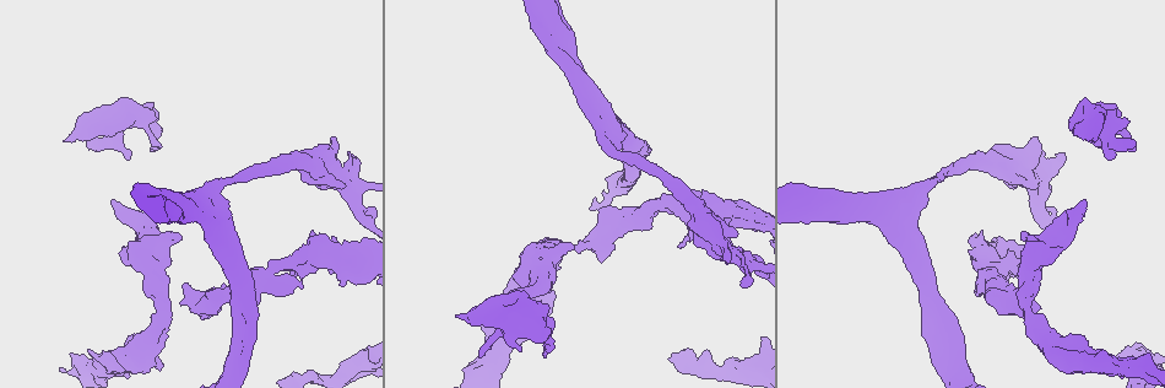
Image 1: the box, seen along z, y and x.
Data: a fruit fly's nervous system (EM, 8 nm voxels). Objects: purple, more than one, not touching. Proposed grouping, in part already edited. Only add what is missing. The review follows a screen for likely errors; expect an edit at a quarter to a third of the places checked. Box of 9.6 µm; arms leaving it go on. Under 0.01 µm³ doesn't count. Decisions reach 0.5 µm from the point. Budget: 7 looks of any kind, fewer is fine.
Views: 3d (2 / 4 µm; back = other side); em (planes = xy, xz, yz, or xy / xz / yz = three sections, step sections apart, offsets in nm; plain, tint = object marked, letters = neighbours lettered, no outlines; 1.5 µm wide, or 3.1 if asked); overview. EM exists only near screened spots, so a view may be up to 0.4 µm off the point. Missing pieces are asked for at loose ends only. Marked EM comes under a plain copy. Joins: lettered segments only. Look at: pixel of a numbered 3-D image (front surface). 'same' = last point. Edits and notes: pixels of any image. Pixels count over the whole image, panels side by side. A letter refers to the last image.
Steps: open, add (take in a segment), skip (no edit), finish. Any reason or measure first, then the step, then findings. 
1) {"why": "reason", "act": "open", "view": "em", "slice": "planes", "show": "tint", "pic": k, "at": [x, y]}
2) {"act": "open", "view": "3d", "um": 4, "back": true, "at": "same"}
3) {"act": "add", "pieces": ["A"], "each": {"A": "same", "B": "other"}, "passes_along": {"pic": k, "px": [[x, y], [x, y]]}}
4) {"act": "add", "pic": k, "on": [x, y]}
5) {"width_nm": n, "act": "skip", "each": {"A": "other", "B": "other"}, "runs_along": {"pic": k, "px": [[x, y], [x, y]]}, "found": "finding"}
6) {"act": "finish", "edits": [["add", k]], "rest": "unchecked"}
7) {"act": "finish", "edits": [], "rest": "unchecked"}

{"why": "branch stops here", "act": "open", "view": "em", "slice": "planes", "show": "tint", "pic": 1, "at": [661, 199]}

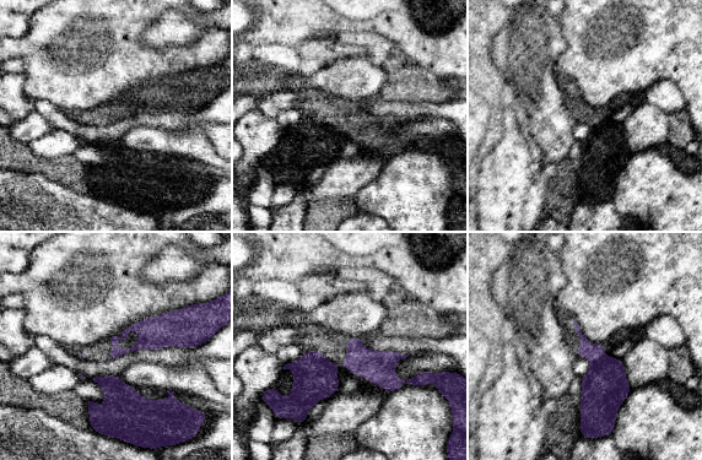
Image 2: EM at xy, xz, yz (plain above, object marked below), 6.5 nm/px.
{"act": "open", "view": "em", "slice": "planes", "show": "letters", "at": "same"}

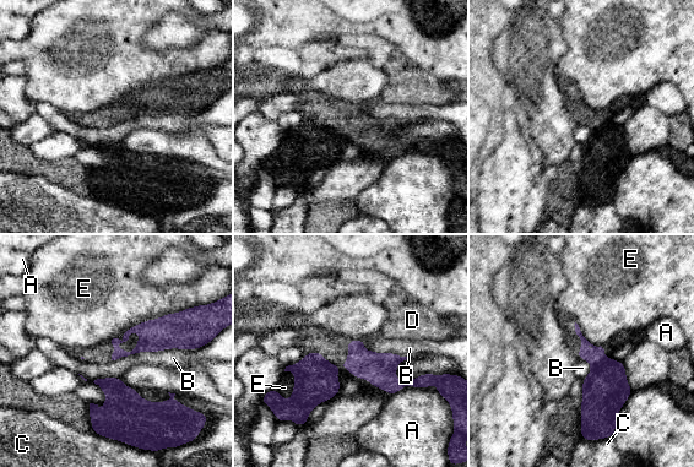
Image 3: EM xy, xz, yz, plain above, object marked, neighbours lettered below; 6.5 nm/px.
{"act": "skip", "each": {"A": "other", "B": "other", "C": "other", "D": "other", "E": "other"}, "found": "none of them fits"}

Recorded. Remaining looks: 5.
{"why": "an open end", "act": "open", "view": "3d", "um": 4, "pic": 1, "at": [1086, 202]}

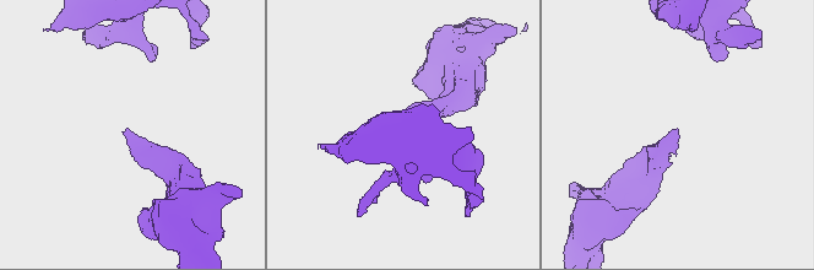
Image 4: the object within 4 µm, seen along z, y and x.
{"act": "open", "view": "em", "slice": "yz", "step": 4, "show": "letters", "pic": 4, "at": [125, 138]}

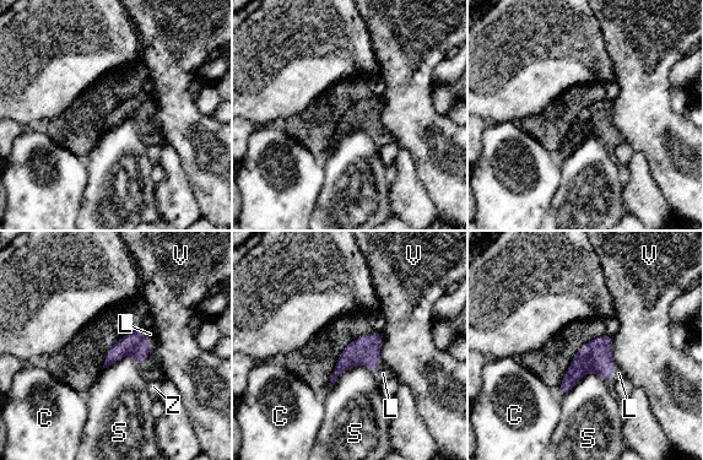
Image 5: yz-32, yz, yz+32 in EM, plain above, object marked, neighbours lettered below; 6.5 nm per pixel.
{"act": "add", "pieces": ["L"], "each": {"C": "other", "L": "same", "S": "other", "V": "other", "Z": "other"}, "found": "the neuron continues"}

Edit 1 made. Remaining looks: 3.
{"why": "an open end", "act": "open", "view": "3d", "um": 2, "pic": 1, "at": [725, 258]}

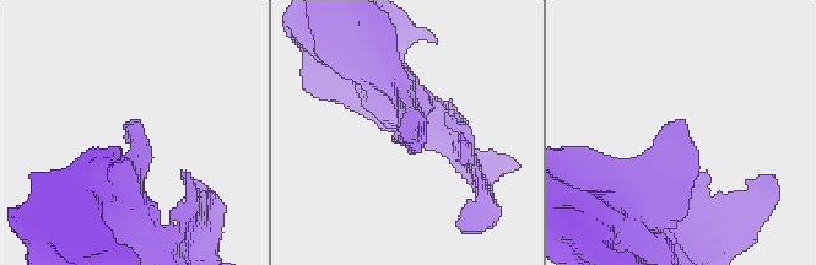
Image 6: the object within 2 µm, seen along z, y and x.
{"act": "open", "view": "em", "slice": "xy", "step": 8, "show": "tint", "pic": 6, "at": [680, 120]}

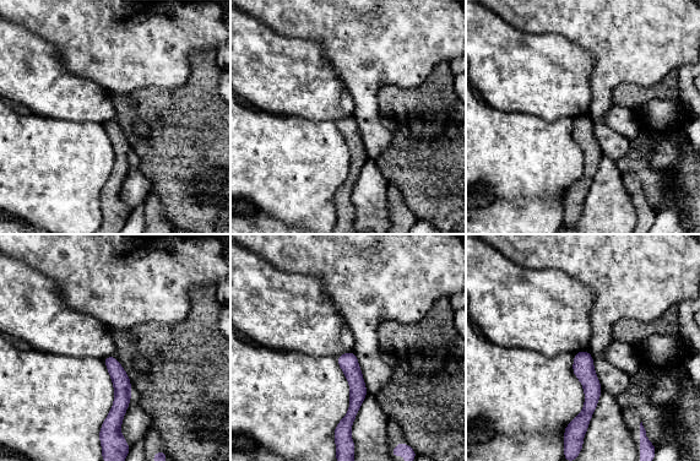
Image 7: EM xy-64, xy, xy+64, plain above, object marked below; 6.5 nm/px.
{"act": "open", "view": "em", "slice": "planes", "show": "letters", "at": "same"}

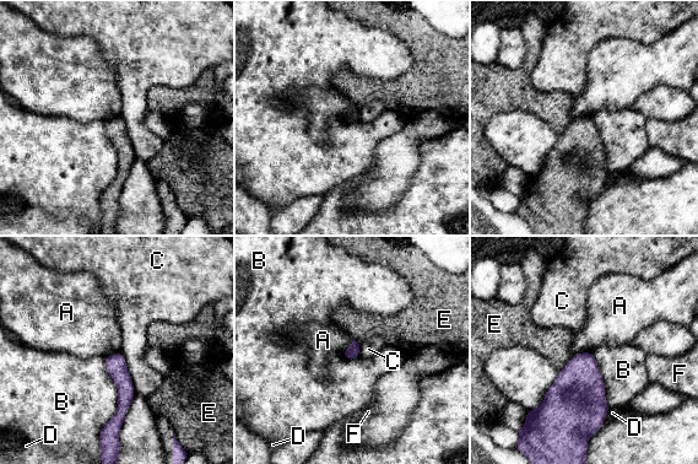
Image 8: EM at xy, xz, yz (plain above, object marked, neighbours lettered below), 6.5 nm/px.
{"act": "skip", "each": {"A": "other", "B": "other", "C": "other", "D": "other", "E": "other", "F": "other"}, "border": {"pic": 8, "px": [[353, 339], [345, 349], [342, 356]]}, "found": "no lettered segment goes on from it"}

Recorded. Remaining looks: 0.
{"act": "finish", "edits": [["add", 5]], "rest": "unchecked"}

